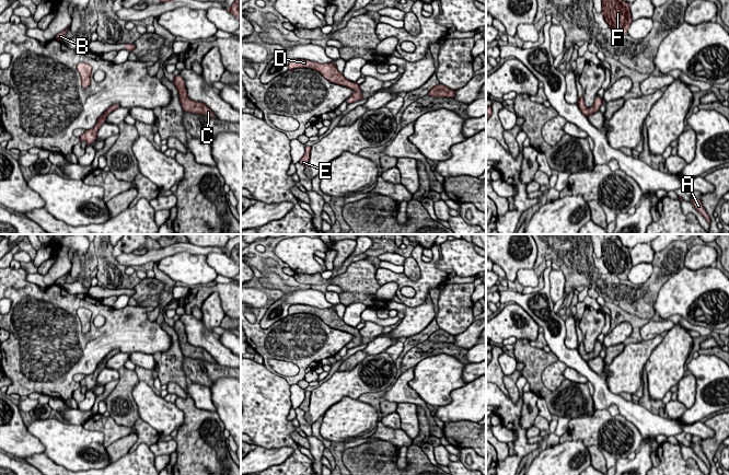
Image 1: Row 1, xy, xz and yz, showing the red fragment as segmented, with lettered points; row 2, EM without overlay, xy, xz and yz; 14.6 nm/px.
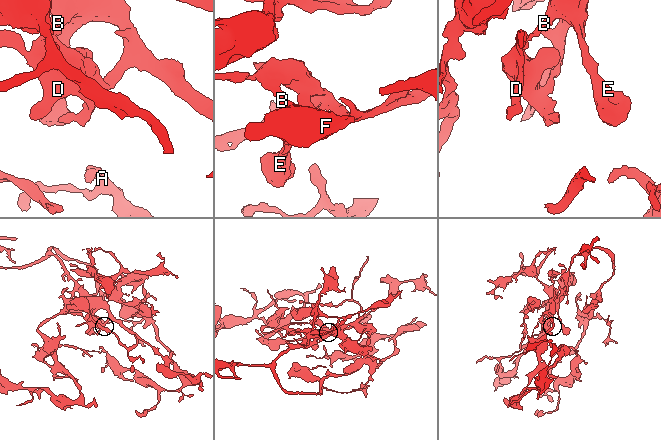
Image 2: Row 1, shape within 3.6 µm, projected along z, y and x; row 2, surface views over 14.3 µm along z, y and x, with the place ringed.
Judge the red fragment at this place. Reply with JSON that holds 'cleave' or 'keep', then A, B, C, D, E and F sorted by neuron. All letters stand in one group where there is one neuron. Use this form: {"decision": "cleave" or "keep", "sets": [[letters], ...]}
{"decision": "keep", "sets": [["A", "B", "C", "D", "E", "F"]]}

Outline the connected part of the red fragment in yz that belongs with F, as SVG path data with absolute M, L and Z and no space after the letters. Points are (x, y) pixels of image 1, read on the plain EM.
M605 234L602 243L602 258L609 273L622 280L627 280L627 275L633 267L629 248L621 243L617 234Z

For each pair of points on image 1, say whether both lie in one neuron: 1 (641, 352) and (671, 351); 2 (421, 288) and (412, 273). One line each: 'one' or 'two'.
1: two
2: two

